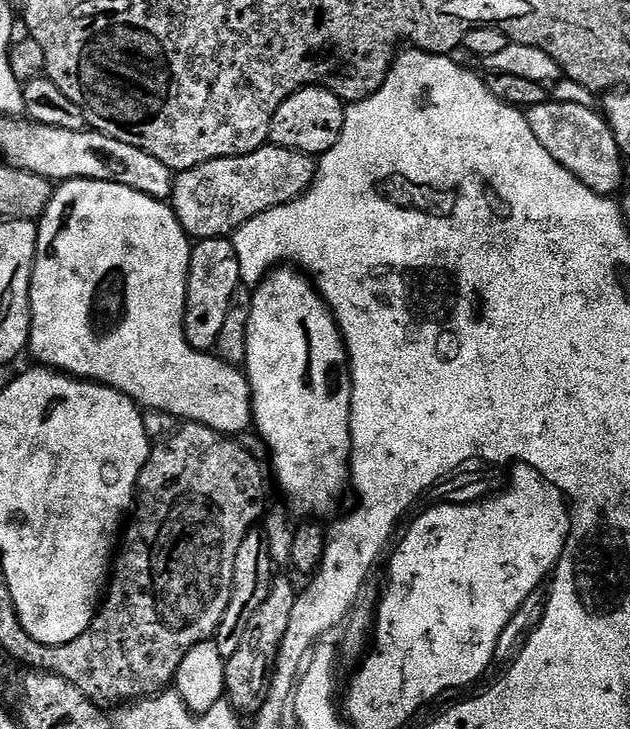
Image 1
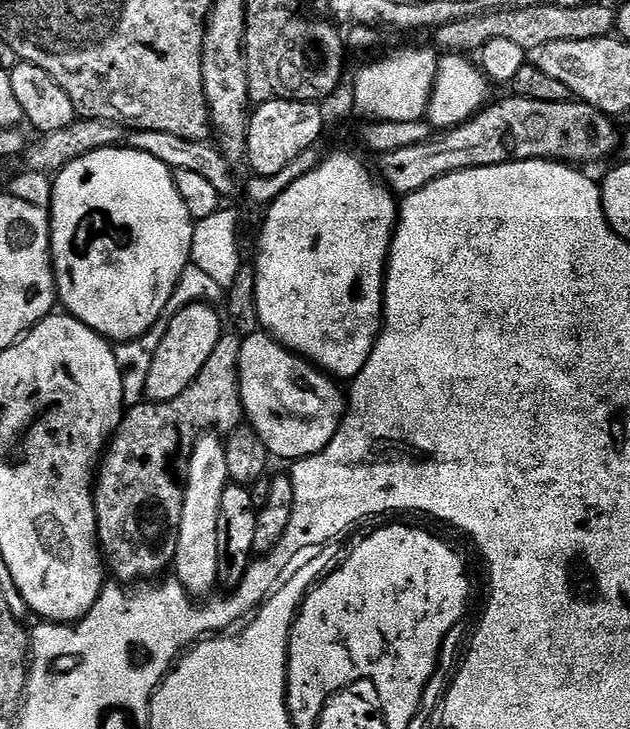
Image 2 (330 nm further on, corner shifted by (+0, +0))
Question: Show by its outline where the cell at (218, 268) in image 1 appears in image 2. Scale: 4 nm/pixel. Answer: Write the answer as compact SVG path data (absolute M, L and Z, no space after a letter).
M194 303L185 306L173 314L162 338L158 350L154 350L154 363L150 366L150 375L146 377L145 397L152 402L170 402L170 398L178 398L194 378L198 378L198 370L206 366L206 358L210 358L214 346L218 346L218 338L222 334L220 316L211 303Z

